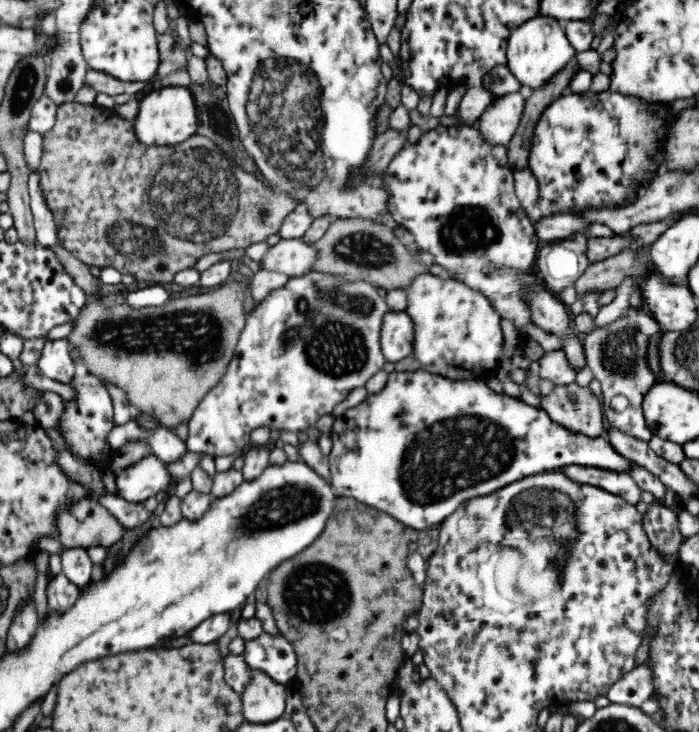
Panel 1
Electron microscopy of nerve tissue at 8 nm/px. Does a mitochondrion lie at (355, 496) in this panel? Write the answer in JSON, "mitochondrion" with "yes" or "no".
{"mitochondrion":"no"}

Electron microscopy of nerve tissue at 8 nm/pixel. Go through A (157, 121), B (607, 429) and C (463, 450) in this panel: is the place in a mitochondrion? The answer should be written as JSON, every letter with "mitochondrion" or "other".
{"A":"other","B":"other","C":"mitochondrion"}

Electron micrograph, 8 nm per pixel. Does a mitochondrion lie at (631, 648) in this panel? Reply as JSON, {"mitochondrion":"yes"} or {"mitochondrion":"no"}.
{"mitochondrion":"no"}

